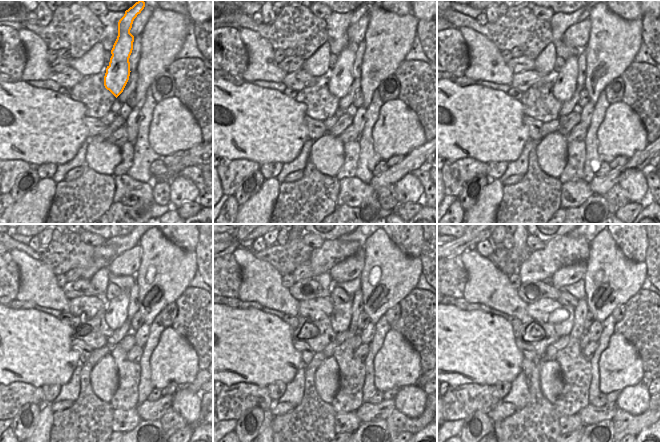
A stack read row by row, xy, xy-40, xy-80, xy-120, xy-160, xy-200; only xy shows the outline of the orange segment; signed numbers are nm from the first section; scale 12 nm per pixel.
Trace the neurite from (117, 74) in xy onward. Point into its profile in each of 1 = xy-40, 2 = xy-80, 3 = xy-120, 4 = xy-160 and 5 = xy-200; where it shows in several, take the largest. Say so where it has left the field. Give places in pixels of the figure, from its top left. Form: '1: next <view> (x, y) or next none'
1: next xy-40 (341, 78)
2: next xy-80 (565, 85)
3: next xy-120 (116, 311)
4: next xy-160 (341, 315)
5: next xy-200 (563, 326)

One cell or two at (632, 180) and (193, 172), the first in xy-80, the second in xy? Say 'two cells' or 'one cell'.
two cells

